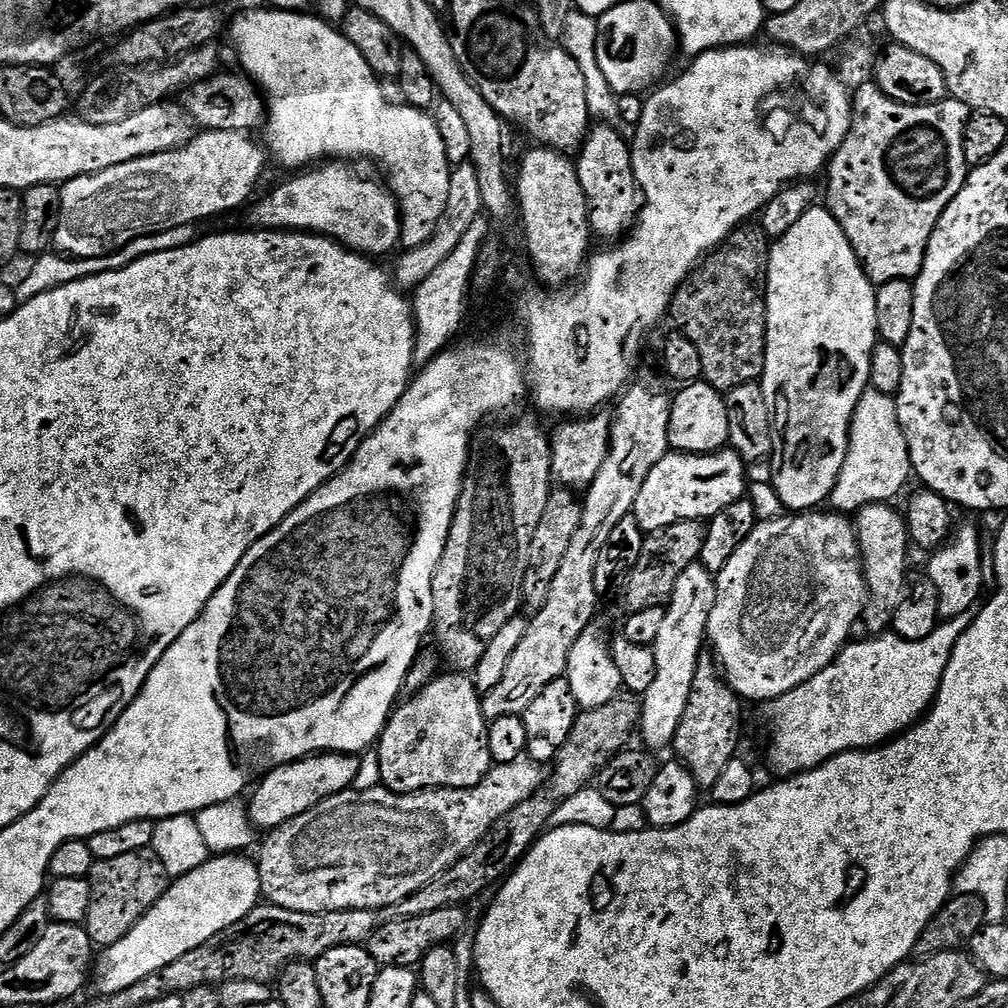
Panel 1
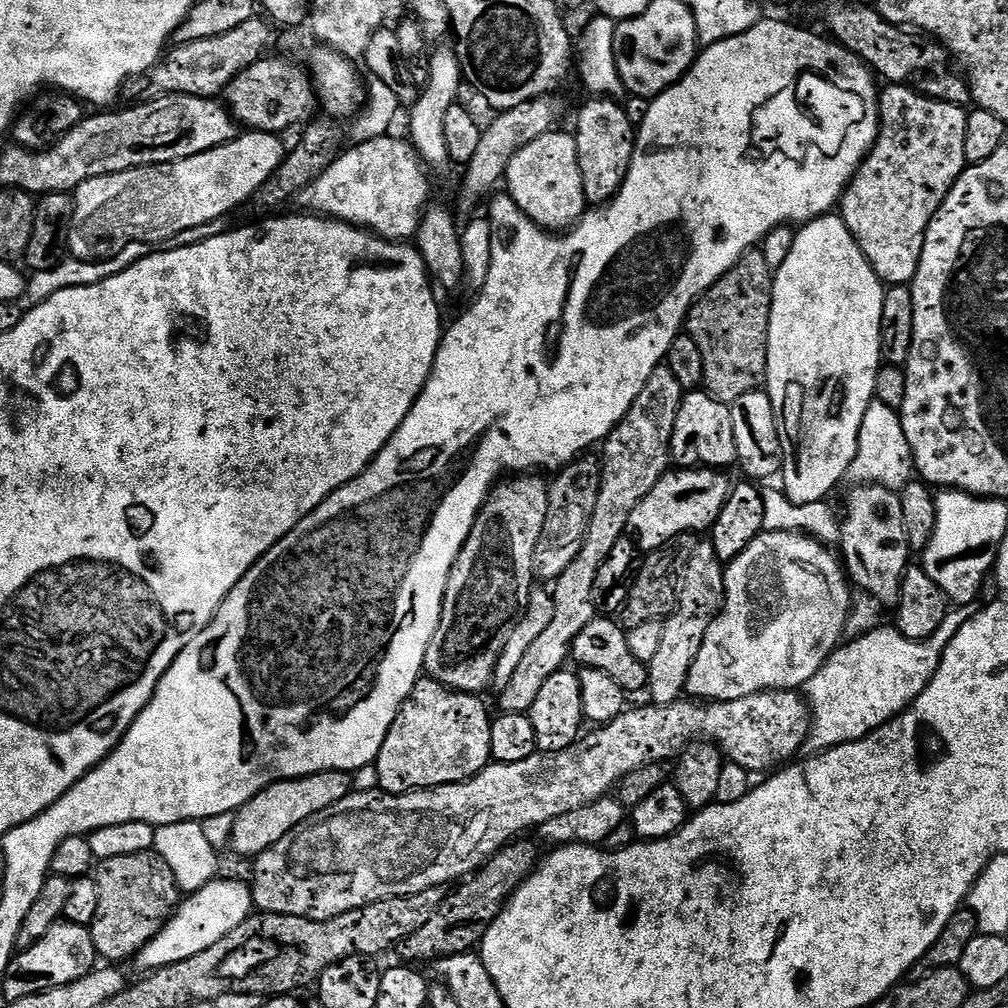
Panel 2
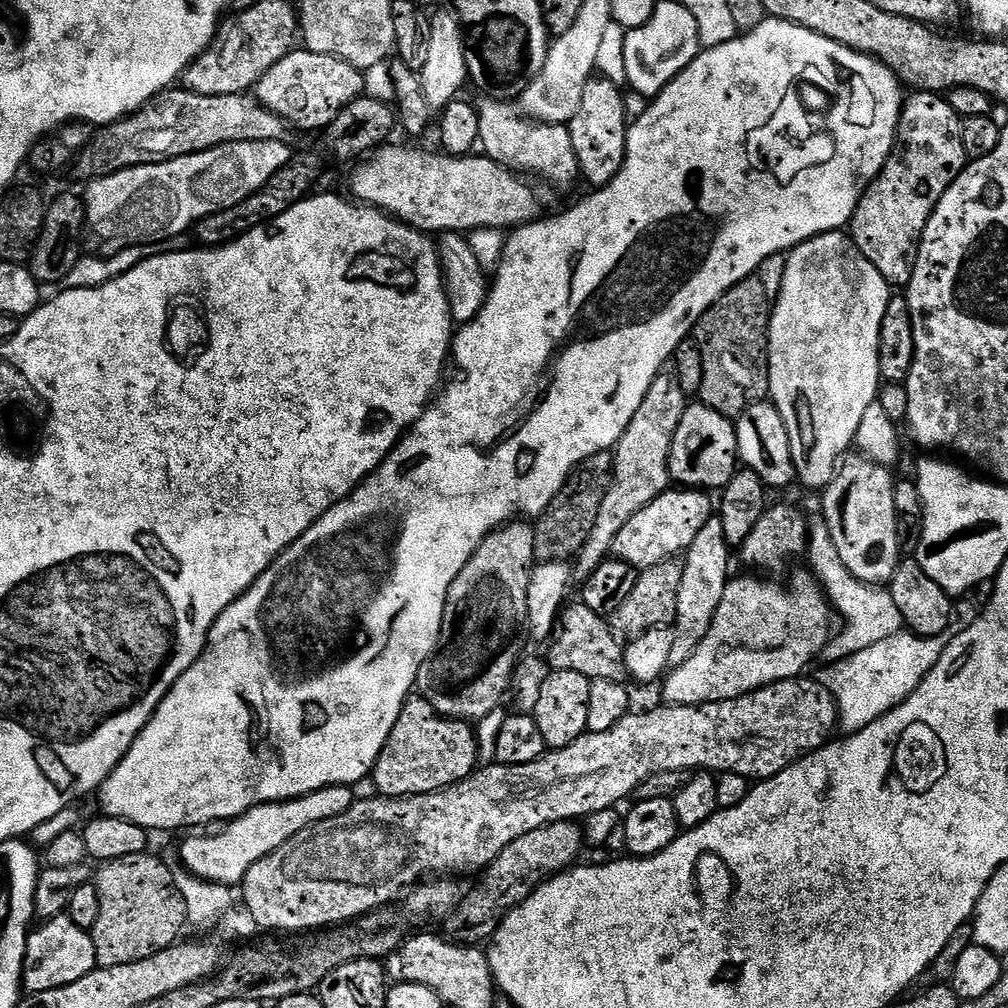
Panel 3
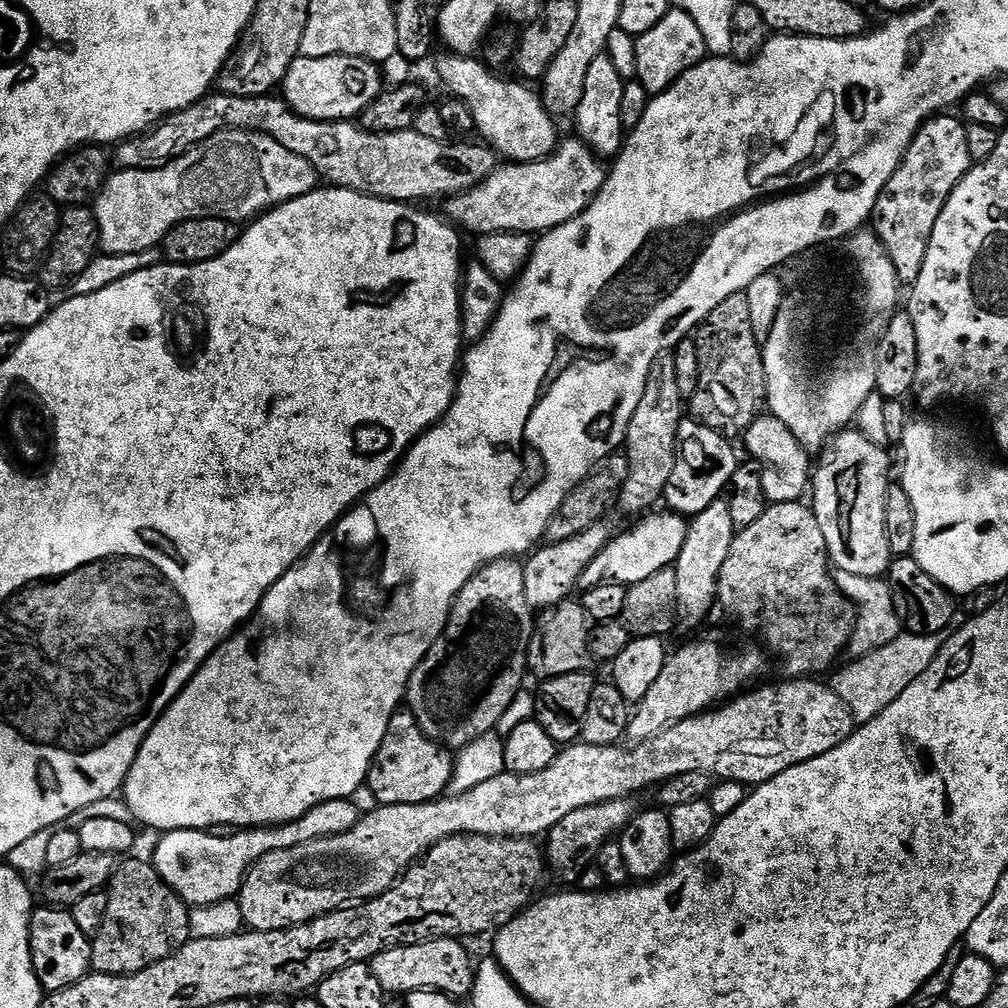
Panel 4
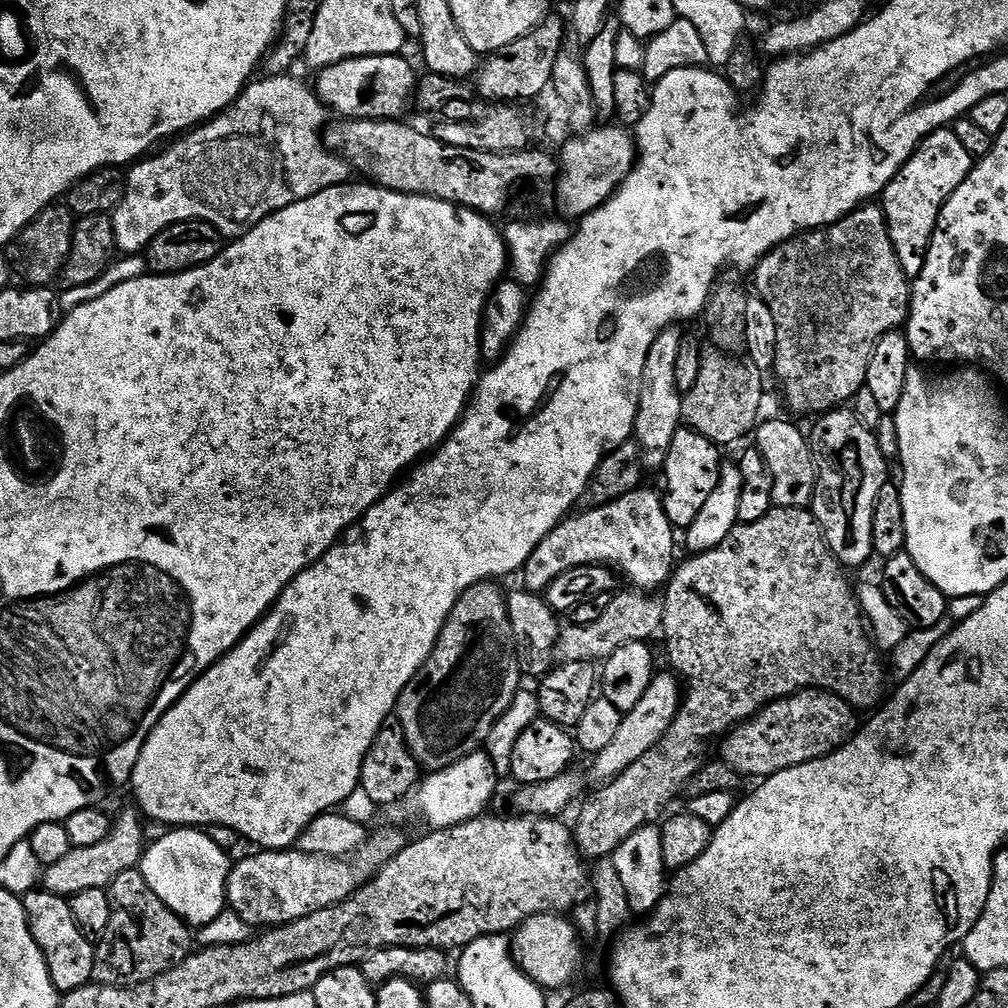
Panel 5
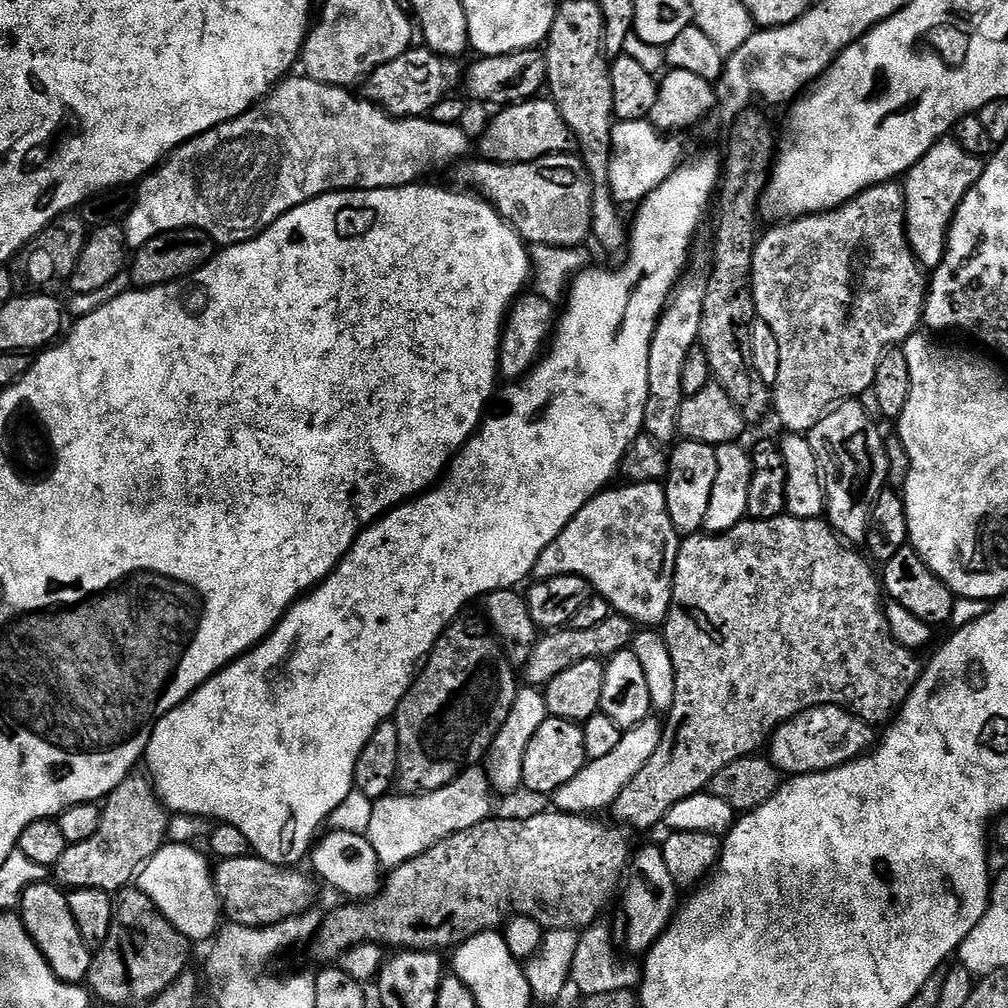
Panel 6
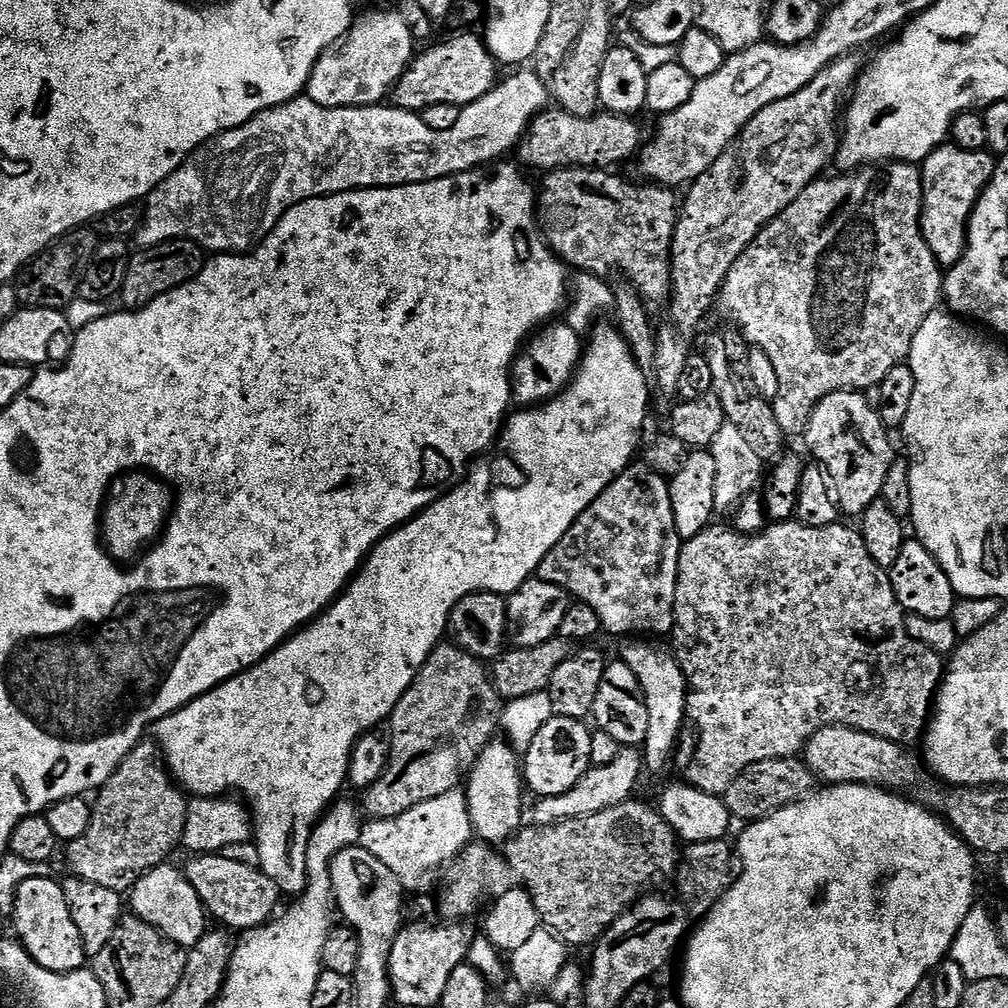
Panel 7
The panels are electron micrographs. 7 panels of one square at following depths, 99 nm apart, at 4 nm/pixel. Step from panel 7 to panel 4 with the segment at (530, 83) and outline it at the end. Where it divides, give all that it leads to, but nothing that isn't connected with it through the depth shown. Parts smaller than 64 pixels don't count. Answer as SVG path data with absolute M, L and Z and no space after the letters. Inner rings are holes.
M227 128L224 132L206 138L197 148L190 149L160 168L126 168L113 171L94 201L100 231L100 248L110 256L145 252L148 248L157 247L168 231L187 220L216 216L219 220L248 222L275 208L277 204L315 192L317 187L318 177L314 166L310 166L306 158L286 150L286 146L282 146L267 132Z

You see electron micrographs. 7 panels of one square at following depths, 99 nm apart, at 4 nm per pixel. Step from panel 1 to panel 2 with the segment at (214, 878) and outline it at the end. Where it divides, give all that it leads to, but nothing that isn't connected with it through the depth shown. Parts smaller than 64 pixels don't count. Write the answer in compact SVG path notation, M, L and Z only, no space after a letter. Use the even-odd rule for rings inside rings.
M217 878L204 885L202 889L189 893L177 905L160 931L138 951L136 962L144 968L143 971L149 972L176 965L196 954L202 954L203 950L210 949L230 931L236 930L250 917L253 910L252 890L245 881L242 883L238 880Z

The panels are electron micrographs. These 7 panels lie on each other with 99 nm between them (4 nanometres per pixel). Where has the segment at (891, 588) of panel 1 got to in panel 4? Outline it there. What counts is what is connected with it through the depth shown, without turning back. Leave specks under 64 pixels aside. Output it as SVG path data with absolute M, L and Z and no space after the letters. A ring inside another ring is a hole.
M845 430L832 437L822 453L824 465L810 480L810 507L822 526L829 561L837 569L874 579L883 577L894 559L886 538L888 456L881 445L870 442L858 430Z

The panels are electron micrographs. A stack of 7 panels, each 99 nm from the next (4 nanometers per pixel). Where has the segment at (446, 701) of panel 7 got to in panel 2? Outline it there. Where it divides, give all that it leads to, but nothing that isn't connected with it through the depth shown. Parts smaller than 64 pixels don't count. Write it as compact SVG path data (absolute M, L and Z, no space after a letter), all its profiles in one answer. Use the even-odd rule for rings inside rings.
M516 474L489 491L448 574L436 633L424 659L424 672L444 688L480 694L491 685L506 633L522 604L520 588L524 594L533 591L534 546L542 535L548 505L548 484L536 476Z

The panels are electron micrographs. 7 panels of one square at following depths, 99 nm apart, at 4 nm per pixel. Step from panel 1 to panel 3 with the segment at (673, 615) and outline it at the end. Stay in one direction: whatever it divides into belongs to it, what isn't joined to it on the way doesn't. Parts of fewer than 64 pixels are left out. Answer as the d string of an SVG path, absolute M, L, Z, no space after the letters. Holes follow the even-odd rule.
M719 518L708 520L683 557L684 573L682 586L678 590L678 614L672 632L669 665L679 666L687 662L710 630L712 620L716 617L716 611L722 602L722 594L730 579L728 552L730 552L730 546L726 542L722 522Z

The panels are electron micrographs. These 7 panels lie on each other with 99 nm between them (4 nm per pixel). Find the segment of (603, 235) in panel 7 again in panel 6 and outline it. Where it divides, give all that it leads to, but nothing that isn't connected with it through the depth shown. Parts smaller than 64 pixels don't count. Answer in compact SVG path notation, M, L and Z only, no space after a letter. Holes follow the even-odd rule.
M559 152L521 164L495 164L483 158L472 159L465 158L451 169L453 178L460 183L457 185L487 200L496 213L523 238L525 244L579 248L585 243L584 239L591 237L591 174L579 155Z

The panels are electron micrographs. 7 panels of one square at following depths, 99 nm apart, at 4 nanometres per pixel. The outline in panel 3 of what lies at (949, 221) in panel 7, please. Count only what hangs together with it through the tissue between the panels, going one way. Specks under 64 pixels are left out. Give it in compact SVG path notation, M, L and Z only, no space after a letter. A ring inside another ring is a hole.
M913 91L911 95L905 99L904 108L900 111L900 125L896 128L896 146L888 156L888 160L884 163L884 168L873 178L872 183L868 185L868 189L862 194L862 198L858 202L858 206L852 215L850 225L850 235L856 249L863 254L864 257L874 266L874 270L878 270L878 274L882 274L882 278L886 278L886 282L892 285L893 289L907 289L912 271L914 270L914 262L916 255L920 249L920 239L924 236L926 230L926 222L930 222L930 218L934 214L934 210L938 206L938 202L942 198L942 194L946 194L946 190L960 176L966 167L966 157L964 155L964 147L962 146L962 117L955 112L948 104L947 99L943 95L935 92L918 92Z

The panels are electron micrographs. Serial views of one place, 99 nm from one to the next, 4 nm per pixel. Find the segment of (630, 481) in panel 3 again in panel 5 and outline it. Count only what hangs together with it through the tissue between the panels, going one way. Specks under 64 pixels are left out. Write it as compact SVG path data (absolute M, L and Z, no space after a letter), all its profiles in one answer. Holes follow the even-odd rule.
M673 326L660 332L654 346L650 346L650 354L646 354L646 370L642 374L644 386L640 389L634 439L647 453L649 469L659 469L663 465L665 453L674 442L674 434L682 427L680 415L684 398L674 382L674 366L678 363L678 346L682 339L682 332L678 328Z

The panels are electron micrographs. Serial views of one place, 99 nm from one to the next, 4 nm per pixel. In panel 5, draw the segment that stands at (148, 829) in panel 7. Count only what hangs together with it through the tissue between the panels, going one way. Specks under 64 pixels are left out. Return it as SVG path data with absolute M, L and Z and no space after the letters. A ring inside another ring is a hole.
M139 811L124 812L115 817L112 835L108 836L98 846L73 848L62 862L54 862L43 869L43 891L70 898L74 894L82 894L82 890L95 888L107 889L123 872L131 872L139 865L141 856L146 851L143 838L145 821Z

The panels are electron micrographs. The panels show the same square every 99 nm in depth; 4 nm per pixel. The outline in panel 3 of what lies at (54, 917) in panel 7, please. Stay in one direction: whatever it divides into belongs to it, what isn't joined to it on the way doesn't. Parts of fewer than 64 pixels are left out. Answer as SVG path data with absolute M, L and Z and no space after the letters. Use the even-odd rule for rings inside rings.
M68 915L45 920L29 935L28 949L24 955L22 984L29 993L45 992L78 982L98 966L94 954L91 931L82 929Z

